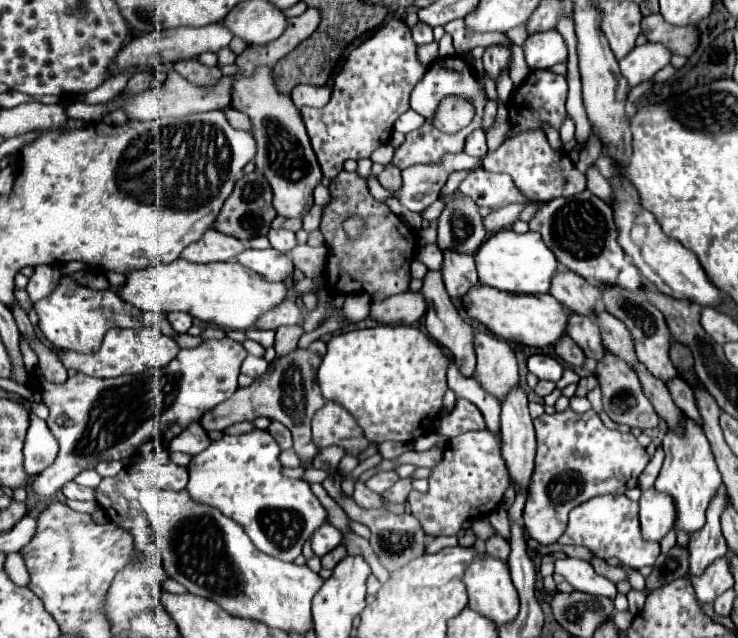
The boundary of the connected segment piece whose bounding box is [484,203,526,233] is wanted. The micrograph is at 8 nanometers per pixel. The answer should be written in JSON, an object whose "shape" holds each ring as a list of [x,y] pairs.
{"shape":[[[518,203],[518,205],[506,205],[506,207],[502,207],[502,209],[494,211],[494,213],[490,213],[488,217],[484,217],[486,231],[492,231],[492,233],[494,233],[494,231],[500,231],[500,229],[512,225],[514,221],[518,221],[518,215],[520,215],[520,211],[522,211],[524,207],[526,207],[526,205],[522,205],[522,203]]]}

